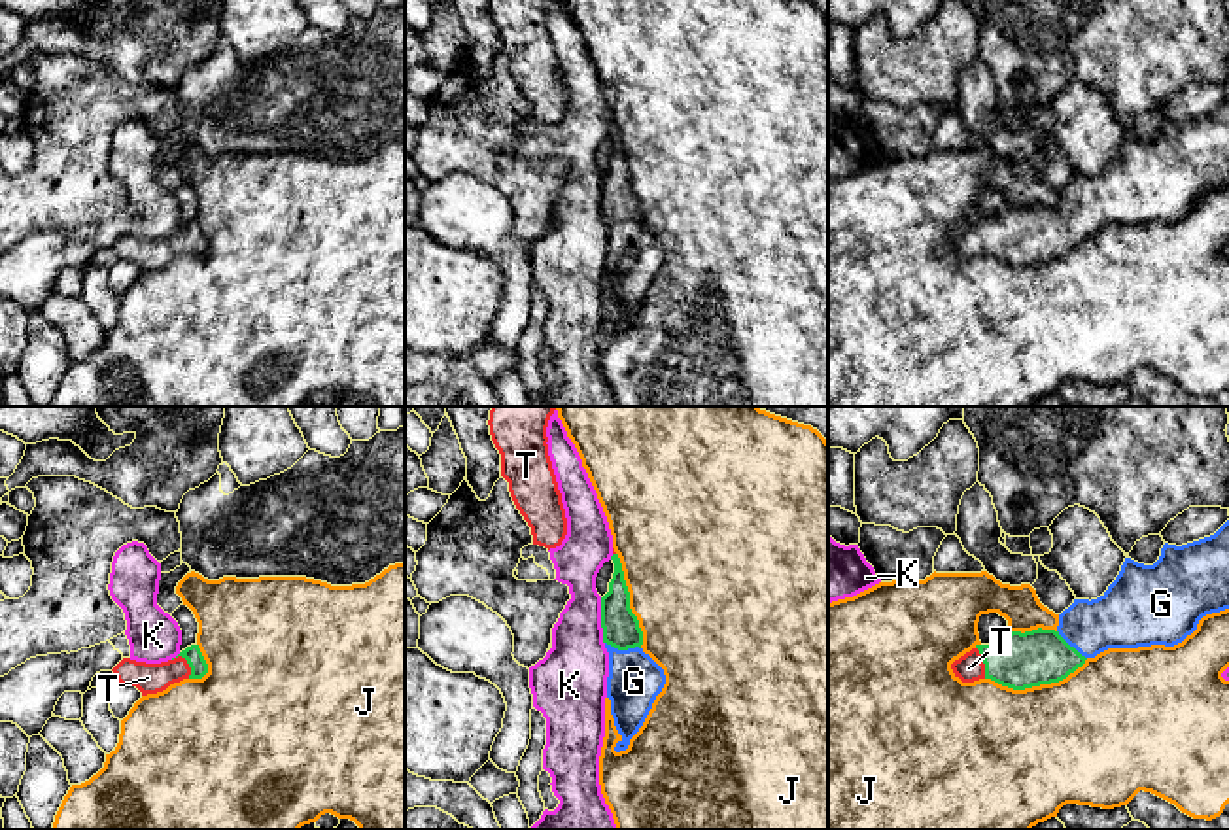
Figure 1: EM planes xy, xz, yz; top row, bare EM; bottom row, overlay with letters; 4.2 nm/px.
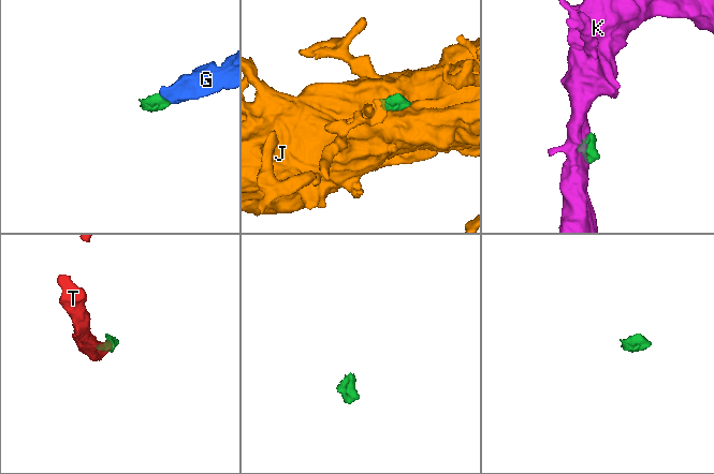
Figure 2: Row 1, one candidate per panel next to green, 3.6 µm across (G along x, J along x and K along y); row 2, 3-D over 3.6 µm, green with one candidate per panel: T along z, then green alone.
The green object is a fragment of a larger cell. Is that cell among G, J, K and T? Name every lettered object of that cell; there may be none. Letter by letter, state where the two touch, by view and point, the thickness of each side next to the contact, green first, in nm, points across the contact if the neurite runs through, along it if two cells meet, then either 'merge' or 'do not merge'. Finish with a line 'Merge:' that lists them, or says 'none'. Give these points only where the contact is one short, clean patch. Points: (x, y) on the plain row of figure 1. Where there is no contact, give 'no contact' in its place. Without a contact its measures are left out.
G: meets green in xz at (623, 225); 160 nm thick on the green side, 220 nm on the other; runs through xz (621, 205), (623, 225), (634, 258); merge
J: meets green in yz at (1037, 261); 240 nm thick on the green side, 500 nm on the other; do not merge
K: meets green in xz at (602, 197); 160 nm thick on the green side, 280 nm on the other; border along xz (600, 174), (604, 220); do not merge
T: meets green in xy at (188, 239); 80 nm thick on the green side, 130 nm on the other; runs through xy (199, 244), (188, 239), (173, 248), (148, 254); merge
Merge: G, T

